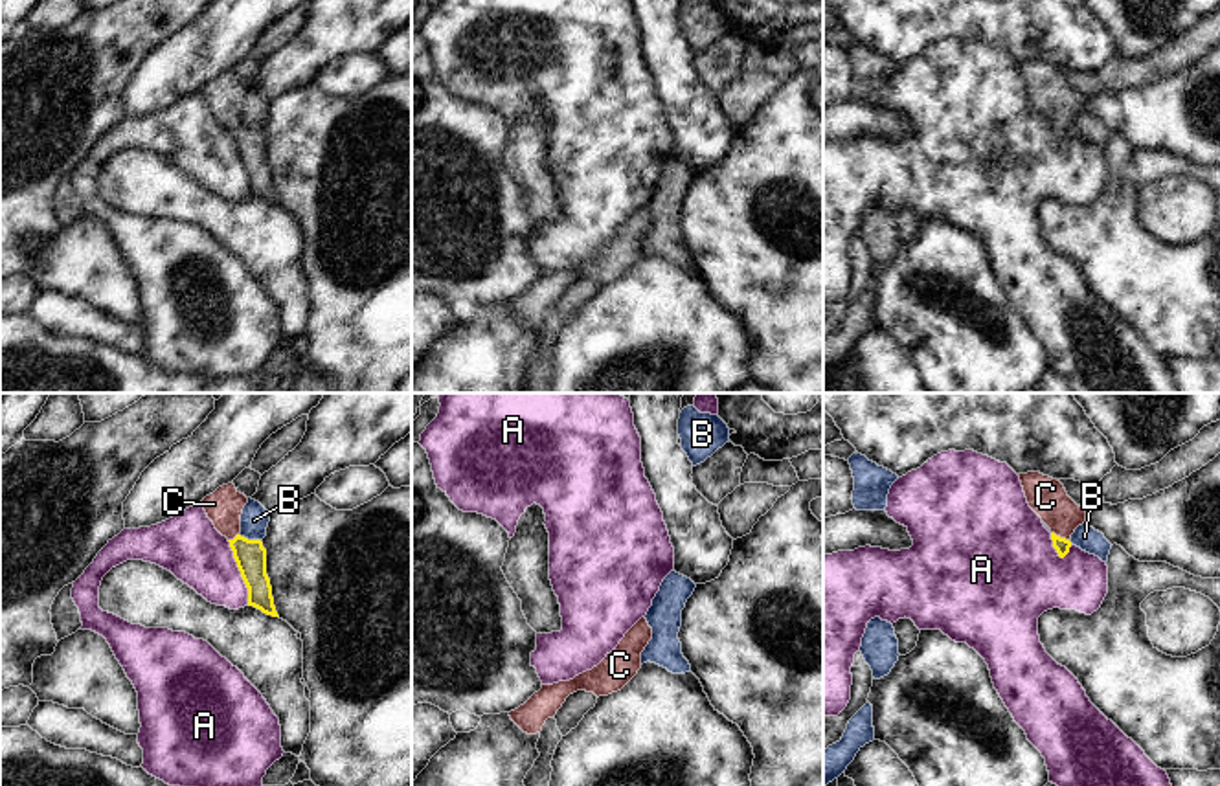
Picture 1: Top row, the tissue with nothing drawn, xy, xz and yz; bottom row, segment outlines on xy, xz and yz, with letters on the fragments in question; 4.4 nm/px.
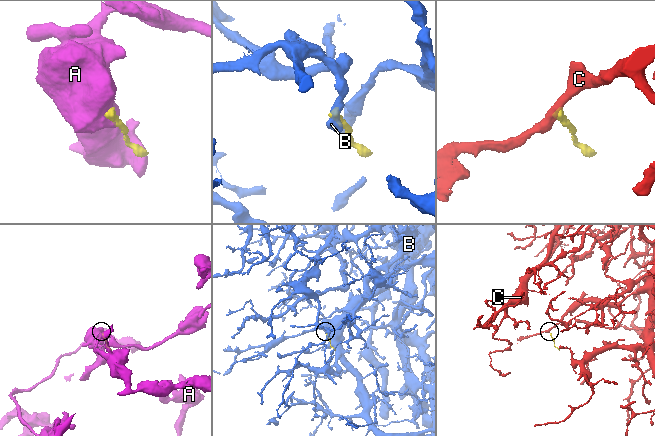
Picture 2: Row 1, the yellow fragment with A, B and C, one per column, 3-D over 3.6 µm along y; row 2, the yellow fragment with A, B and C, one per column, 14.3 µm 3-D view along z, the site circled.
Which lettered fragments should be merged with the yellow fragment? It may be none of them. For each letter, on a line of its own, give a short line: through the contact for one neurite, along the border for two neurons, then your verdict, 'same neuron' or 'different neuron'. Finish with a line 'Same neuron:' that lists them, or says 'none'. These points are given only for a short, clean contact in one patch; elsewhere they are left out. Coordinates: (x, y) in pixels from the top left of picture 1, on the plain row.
A: line xy (226, 129), (247, 177), (248, 193); different neuron
B: line xy (239, 123), (261, 131); different neuron
C: line yz (1062, 134), (1059, 125), (1059, 100), (1046, 85); same neuron
Same neuron: C

